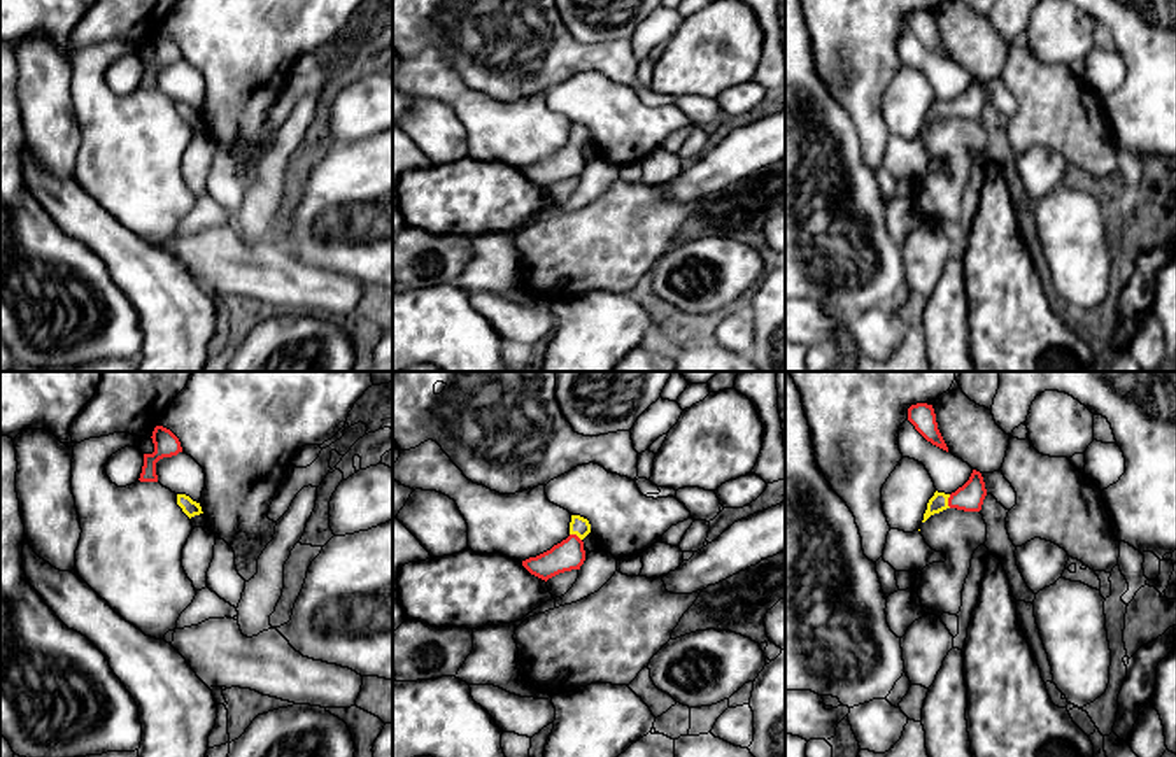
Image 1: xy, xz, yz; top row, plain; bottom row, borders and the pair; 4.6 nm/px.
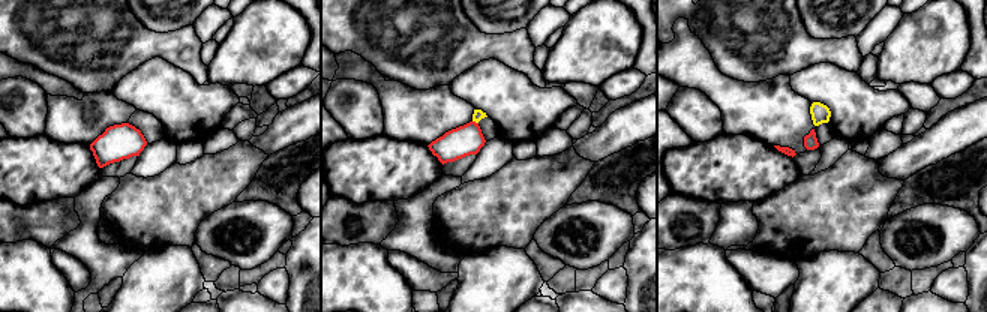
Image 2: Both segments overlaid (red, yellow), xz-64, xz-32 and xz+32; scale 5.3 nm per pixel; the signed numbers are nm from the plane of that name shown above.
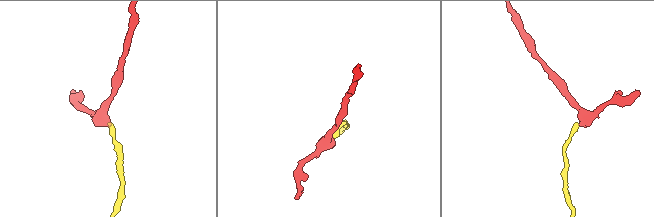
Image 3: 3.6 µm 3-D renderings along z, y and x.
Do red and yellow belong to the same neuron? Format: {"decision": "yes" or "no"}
{"decision": "yes"}

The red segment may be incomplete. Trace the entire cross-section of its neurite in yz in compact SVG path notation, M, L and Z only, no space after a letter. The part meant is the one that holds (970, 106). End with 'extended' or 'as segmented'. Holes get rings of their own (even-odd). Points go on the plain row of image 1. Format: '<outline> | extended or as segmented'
M973 77L969 88L952 102L934 100L927 110L924 121L925 130L931 123L939 121L946 116L957 116L964 119L980 119L987 103L985 89L980 79Z | extended

